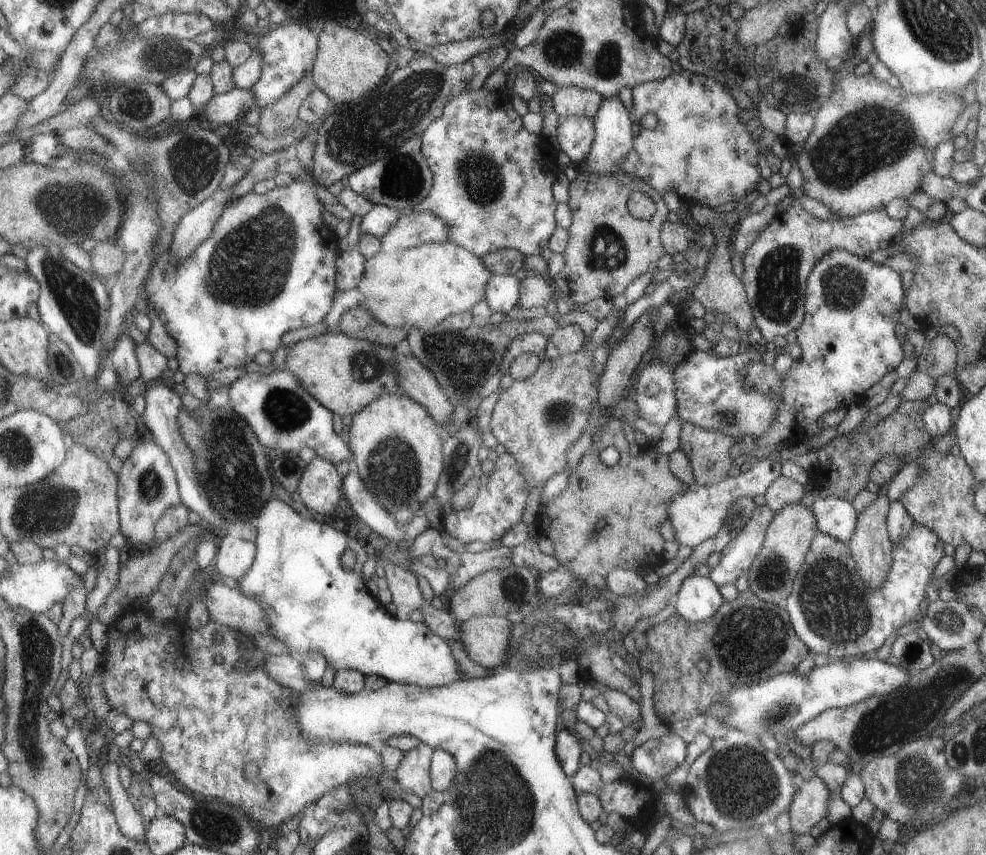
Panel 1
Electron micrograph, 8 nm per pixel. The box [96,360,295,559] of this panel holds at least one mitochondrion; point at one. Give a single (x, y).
(225, 442)

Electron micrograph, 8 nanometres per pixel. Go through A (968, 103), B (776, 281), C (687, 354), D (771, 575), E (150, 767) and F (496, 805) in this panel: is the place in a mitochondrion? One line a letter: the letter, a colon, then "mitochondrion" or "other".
A: other
B: mitochondrion
C: other
D: mitochondrion
E: other
F: mitochondrion

